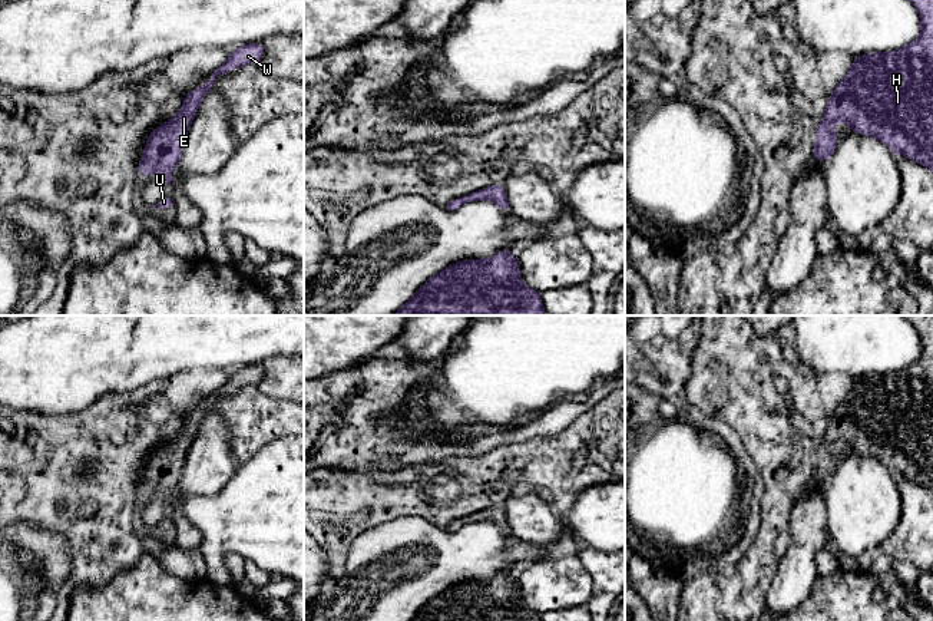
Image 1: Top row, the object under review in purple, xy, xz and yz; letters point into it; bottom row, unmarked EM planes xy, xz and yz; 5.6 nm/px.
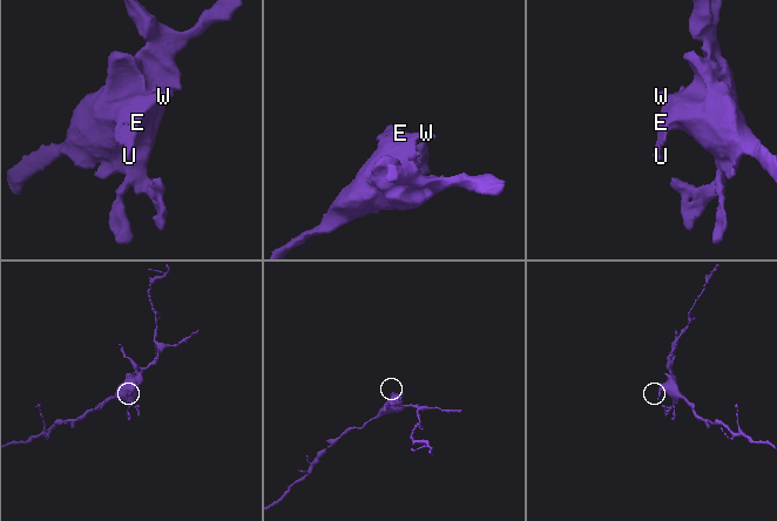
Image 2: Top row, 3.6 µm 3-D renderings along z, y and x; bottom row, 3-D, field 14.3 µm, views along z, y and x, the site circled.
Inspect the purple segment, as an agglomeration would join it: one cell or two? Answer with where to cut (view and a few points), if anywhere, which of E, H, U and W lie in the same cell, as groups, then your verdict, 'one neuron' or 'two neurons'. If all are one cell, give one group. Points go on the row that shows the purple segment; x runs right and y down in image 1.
no cut; E H U W; one neuron

